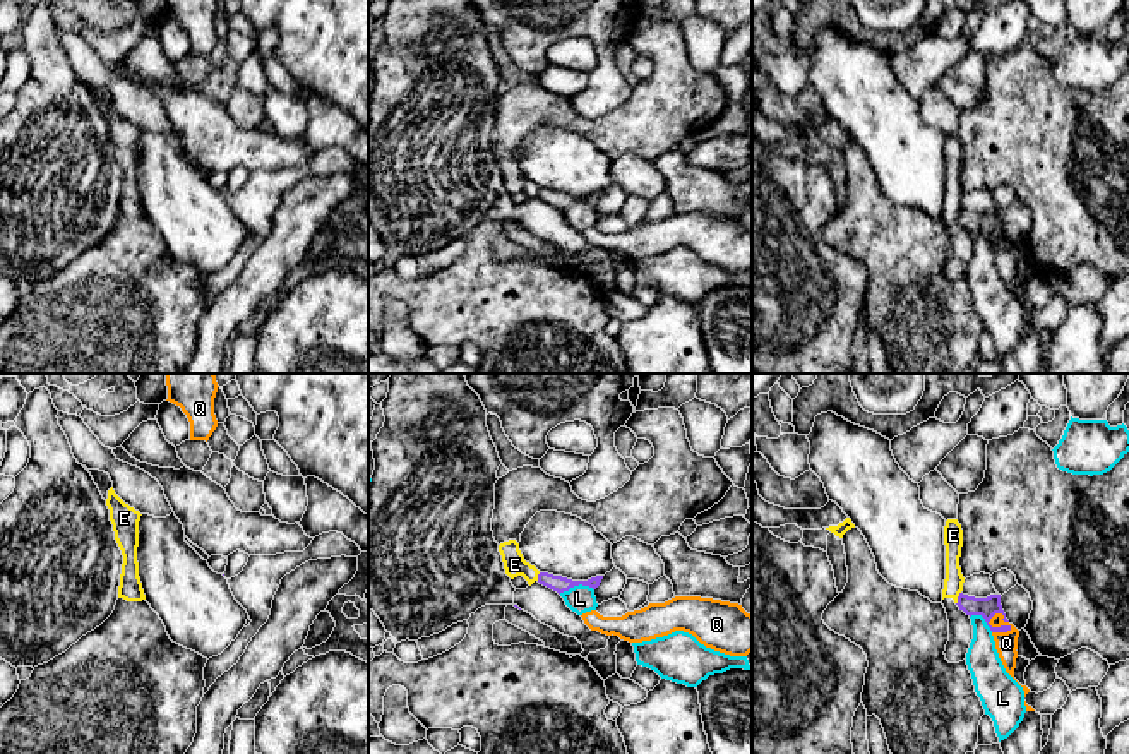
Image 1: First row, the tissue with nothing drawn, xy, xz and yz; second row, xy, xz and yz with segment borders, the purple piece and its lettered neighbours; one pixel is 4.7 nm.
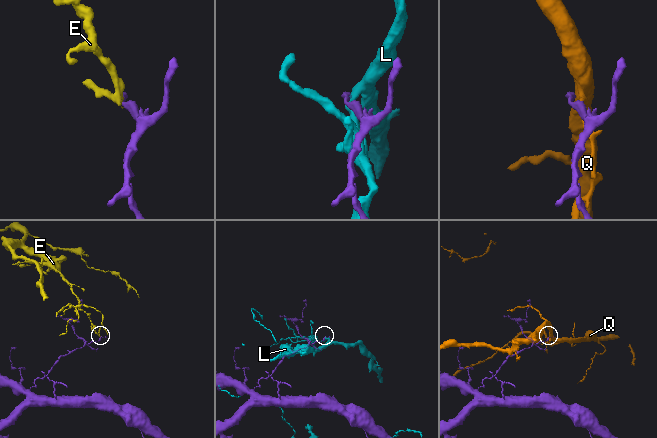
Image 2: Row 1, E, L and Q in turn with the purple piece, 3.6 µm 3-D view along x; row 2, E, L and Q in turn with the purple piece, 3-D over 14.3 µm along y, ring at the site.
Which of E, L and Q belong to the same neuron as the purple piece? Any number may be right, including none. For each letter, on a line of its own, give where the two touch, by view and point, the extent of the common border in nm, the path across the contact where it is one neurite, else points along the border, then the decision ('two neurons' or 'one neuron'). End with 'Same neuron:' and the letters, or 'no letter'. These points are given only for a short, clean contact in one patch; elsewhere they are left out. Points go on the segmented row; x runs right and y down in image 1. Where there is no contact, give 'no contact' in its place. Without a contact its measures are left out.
E: meets purple in yz at (958, 598); contact 70 nm long; border along yz (960, 592), (956, 604); two neurons
L: meets purple in xz at (576, 585); contact 170 nm long; two neurons
Q: meets purple in yz at (1001, 626); contact 120 nm long; border along yz (987, 622), (1011, 629); two neurons
Same neuron: no letter

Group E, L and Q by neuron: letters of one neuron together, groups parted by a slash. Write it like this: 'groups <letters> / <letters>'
groups E / L / Q

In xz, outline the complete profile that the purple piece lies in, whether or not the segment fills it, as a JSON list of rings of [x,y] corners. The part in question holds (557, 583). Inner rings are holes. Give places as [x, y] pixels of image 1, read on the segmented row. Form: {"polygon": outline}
{"polygon": [[[548,572],[538,574],[538,583],[557,591],[559,595],[564,591],[569,591],[570,588],[579,586],[579,584],[596,589],[600,586],[601,579],[603,579],[603,576],[596,576],[588,581],[572,581],[572,579],[567,579],[562,576],[553,576]]]}

